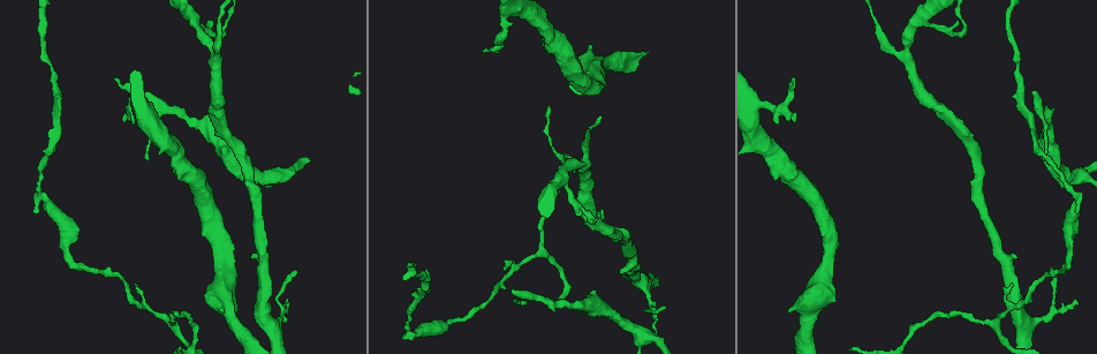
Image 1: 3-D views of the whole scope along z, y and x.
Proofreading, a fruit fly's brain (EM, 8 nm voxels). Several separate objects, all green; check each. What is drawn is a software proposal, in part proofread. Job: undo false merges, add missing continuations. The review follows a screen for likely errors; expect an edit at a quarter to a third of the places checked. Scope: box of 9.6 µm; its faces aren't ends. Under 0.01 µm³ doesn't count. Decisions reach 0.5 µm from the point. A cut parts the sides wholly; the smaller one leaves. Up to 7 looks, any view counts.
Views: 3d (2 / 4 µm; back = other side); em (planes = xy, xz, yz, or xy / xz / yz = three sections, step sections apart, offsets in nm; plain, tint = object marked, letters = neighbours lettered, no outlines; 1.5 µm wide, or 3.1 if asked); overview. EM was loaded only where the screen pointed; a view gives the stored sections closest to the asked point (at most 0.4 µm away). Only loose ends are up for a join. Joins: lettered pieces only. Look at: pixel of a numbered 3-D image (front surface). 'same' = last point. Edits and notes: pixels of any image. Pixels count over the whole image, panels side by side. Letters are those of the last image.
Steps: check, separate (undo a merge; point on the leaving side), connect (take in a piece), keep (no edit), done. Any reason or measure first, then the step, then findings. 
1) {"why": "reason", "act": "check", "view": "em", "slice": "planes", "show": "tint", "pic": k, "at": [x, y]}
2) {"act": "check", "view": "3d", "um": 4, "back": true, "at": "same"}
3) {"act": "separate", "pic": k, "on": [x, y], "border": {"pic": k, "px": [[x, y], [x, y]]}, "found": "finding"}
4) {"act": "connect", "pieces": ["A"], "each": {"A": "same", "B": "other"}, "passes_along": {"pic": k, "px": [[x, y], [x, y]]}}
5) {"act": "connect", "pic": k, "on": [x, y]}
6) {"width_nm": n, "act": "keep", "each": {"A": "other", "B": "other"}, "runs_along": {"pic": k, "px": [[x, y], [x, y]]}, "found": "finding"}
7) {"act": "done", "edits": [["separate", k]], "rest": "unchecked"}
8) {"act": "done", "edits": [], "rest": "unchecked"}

{"why": "thick turns thin", "act": "check", "view": "em", "slice": "yz", "step": 4, "show": "letters", "pic": 1, "at": [49, 205]}

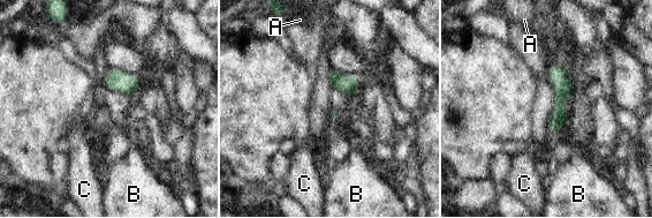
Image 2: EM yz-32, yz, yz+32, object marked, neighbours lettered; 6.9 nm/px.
{"width_nm": 30, "act": "separate", "pic": 2, "on": [347, 83], "each": {"A": "other", "B": "other", "C": "other"}, "border": {"pic": 2, "px": [[341, 73], [335, 88]]}, "found": "two neurons meet here"}

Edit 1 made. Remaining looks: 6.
{"why": "an open end", "act": "check", "view": "3d", "um": 4, "pic": 1, "at": [512, 289]}

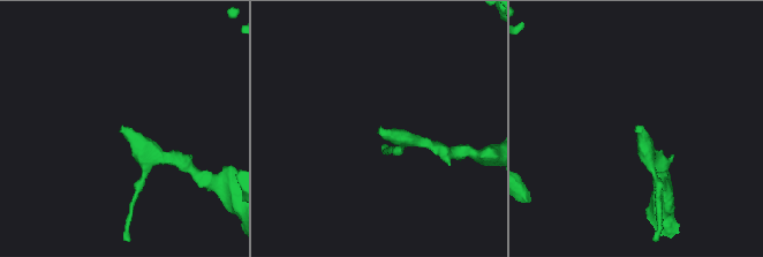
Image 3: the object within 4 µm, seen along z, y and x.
{"why": "now the EM", "act": "check", "view": "em", "slice": "xz", "step": 4, "show": "plain", "pic": 3, "at": [381, 128]}

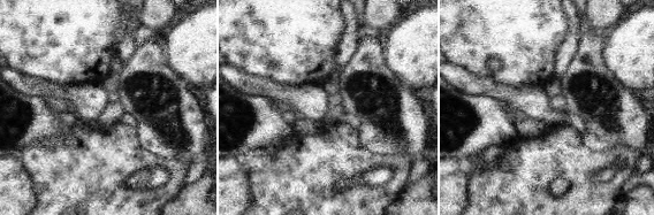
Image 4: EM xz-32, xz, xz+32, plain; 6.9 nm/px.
{"why": "see the neighbours", "act": "check", "view": "em", "slice": "xz", "step": 4, "show": "letters", "at": "same"}

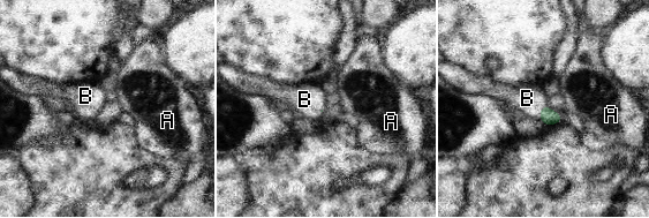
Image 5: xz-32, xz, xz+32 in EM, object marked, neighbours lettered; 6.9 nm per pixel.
{"act": "connect", "pieces": ["B"], "each": {"A": "other", "B": "same"}, "passes_along": {"pic": 5, "px": [[549, 117], [541, 112], [527, 98]]}, "found": "the neuron continues"}

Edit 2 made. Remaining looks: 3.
{"why": "redraw", "act": "check", "view": "overview"}

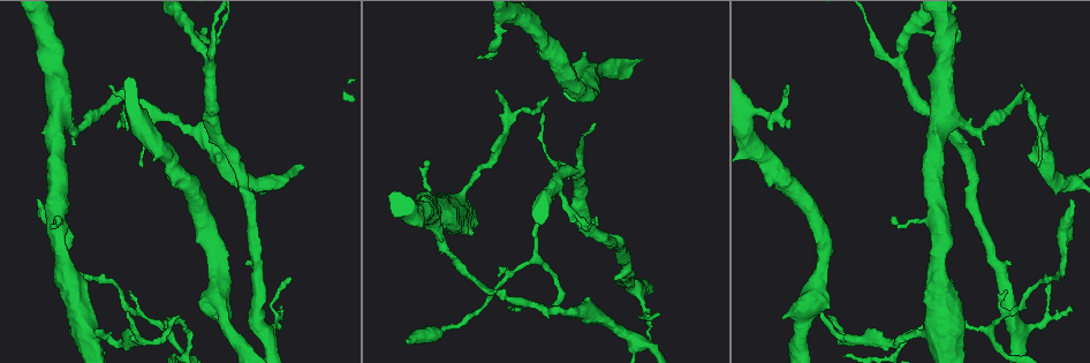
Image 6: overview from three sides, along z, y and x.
{"why": "abrupt turn", "act": "check", "view": "em", "slice": "planes", "show": "letters", "pic": 6, "at": [1044, 321]}

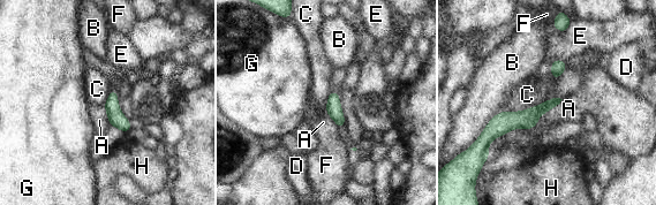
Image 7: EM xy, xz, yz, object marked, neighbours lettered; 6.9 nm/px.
{"longest_contact_nm": ["C", 440], "act": "keep", "each": {"A": "other", "B": "other", "C": "other", "D": "other", "E": "other", "F": "other", "G": "other", "H": "other"}, "border": {"pic": 7, "px": [[562, 98], [502, 112]]}, "found": "continuous, no second neuron"}

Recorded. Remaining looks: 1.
{"act": "done", "edits": [["separate", 2], ["connect", 5]], "rest": "unchecked"}

